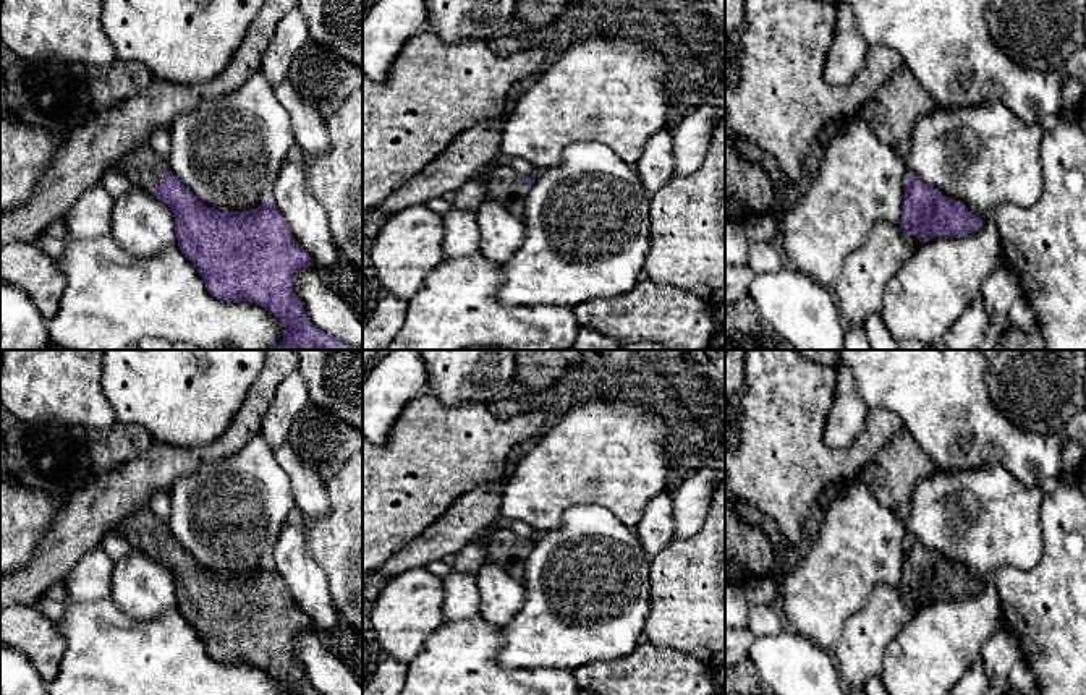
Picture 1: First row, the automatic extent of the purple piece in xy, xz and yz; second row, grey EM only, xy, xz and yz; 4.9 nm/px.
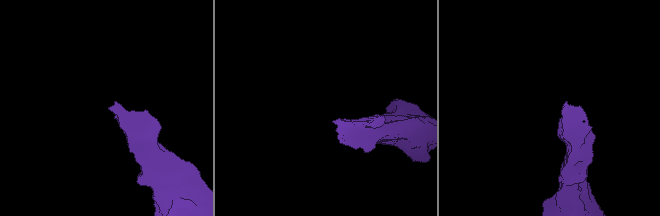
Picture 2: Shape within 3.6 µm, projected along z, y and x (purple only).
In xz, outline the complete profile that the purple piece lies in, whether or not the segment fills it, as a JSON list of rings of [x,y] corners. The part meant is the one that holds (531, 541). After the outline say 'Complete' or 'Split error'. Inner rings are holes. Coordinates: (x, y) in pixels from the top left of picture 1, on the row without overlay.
[[[502,525],[486,539],[486,561],[502,565],[513,578],[524,582],[526,561],[536,544],[536,536],[524,539]]]. Split error

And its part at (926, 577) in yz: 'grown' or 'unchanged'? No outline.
unchanged

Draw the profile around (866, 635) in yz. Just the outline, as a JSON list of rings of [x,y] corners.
[[[901,585],[877,586],[872,591],[868,604],[843,624],[840,640],[832,651],[840,679],[845,685],[863,689],[869,679],[880,676],[884,656],[889,645],[913,619],[914,612],[919,608],[919,601],[910,598]]]

